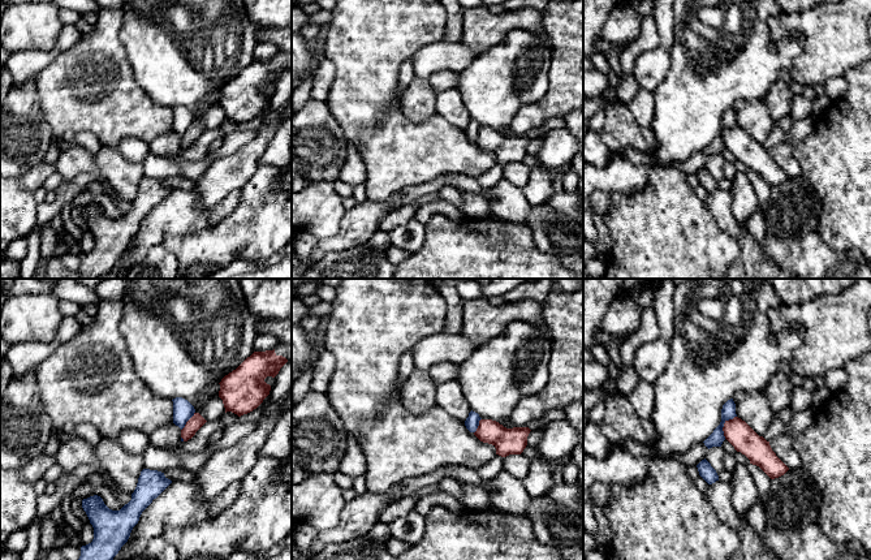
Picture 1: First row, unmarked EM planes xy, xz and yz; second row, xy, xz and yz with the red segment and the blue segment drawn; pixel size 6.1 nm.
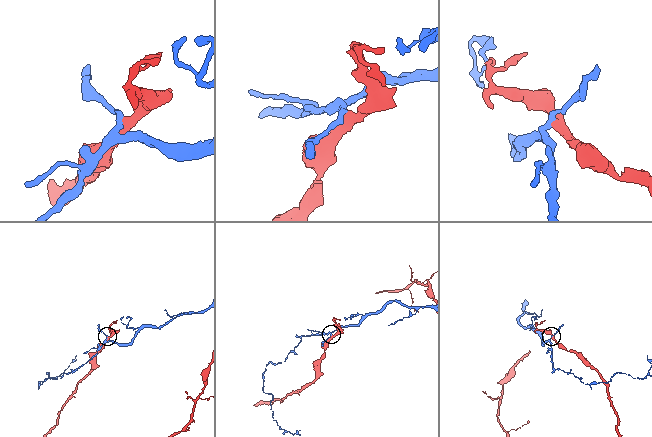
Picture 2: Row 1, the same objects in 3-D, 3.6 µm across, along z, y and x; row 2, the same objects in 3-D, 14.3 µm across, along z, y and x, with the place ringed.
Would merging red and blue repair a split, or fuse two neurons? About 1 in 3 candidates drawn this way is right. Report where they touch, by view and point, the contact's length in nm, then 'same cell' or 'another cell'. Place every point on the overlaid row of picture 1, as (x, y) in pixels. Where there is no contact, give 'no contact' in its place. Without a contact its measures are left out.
meets red in yz at (724, 425); contact 160 nm long; another cell

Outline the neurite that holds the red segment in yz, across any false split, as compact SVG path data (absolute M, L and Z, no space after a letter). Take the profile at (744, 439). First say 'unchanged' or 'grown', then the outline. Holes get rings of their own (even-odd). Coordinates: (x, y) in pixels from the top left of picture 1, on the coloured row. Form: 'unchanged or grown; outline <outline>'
unchanged; outline M734 417L725 421L723 431L734 449L745 455L750 464L759 466L771 479L779 478L789 470L772 451L769 441L759 436L741 418Z

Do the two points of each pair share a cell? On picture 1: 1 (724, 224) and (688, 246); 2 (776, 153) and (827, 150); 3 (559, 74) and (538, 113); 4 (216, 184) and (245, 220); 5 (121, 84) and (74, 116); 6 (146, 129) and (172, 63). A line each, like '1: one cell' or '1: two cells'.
1: two cells
2: two cells
3: one cell
4: two cells
5: one cell
6: two cells

